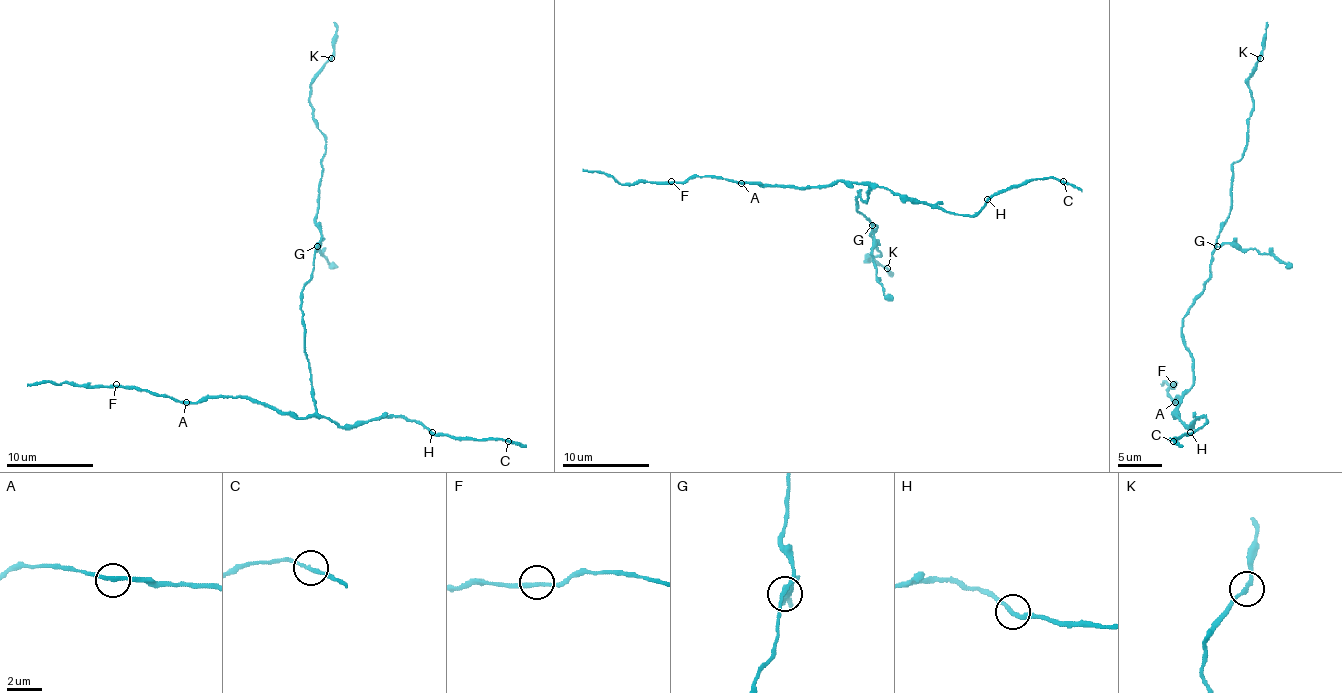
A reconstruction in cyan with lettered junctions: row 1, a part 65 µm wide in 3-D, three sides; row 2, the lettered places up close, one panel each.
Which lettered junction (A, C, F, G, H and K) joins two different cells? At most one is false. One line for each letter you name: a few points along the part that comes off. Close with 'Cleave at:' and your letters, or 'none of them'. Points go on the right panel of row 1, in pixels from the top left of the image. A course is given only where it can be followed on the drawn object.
G: course (1216, 247), (1236, 243), (1242, 249), (1273, 254), (1290, 267)
Cleave at: G

